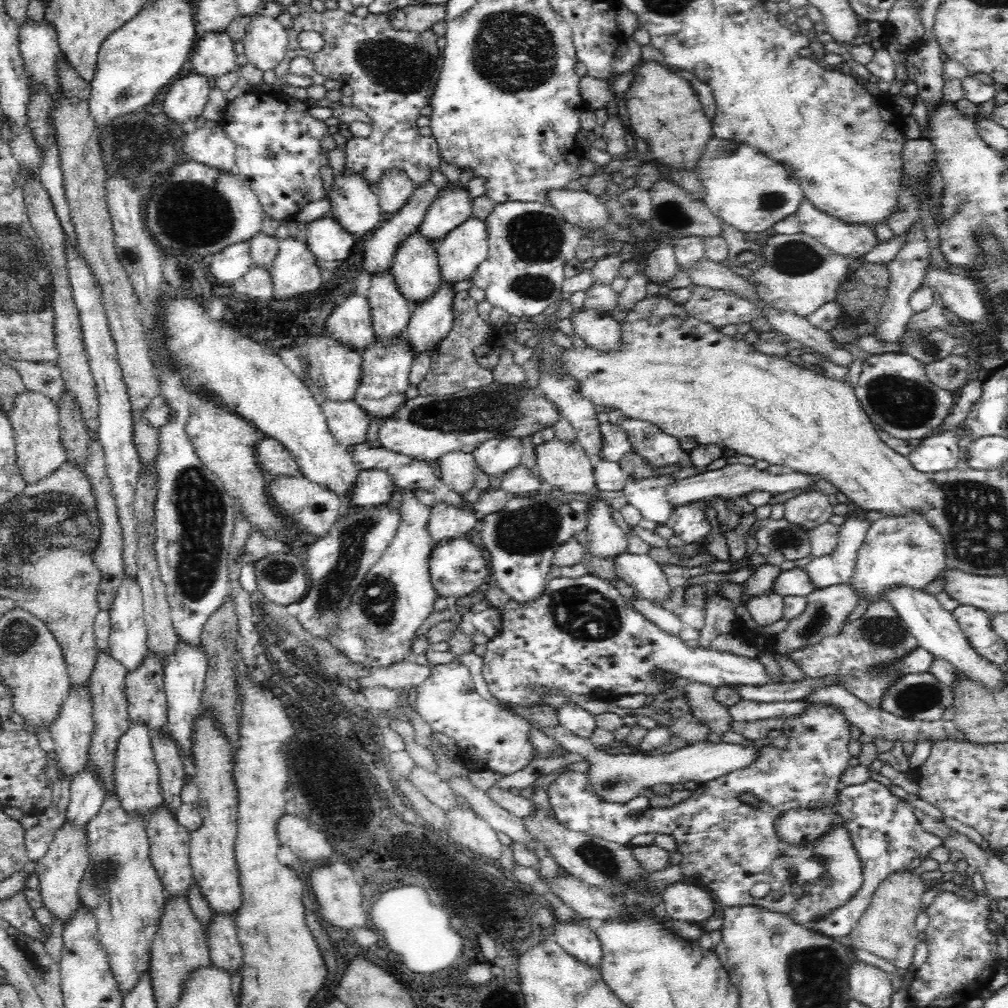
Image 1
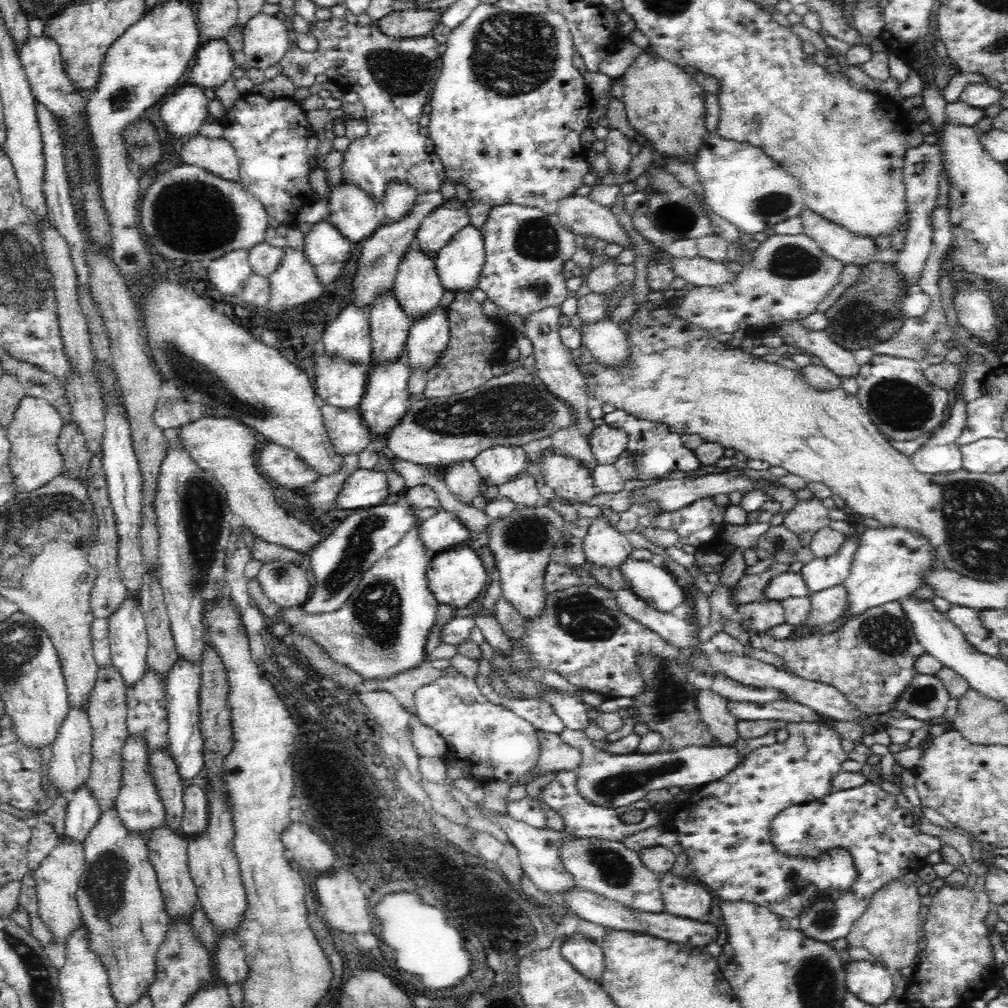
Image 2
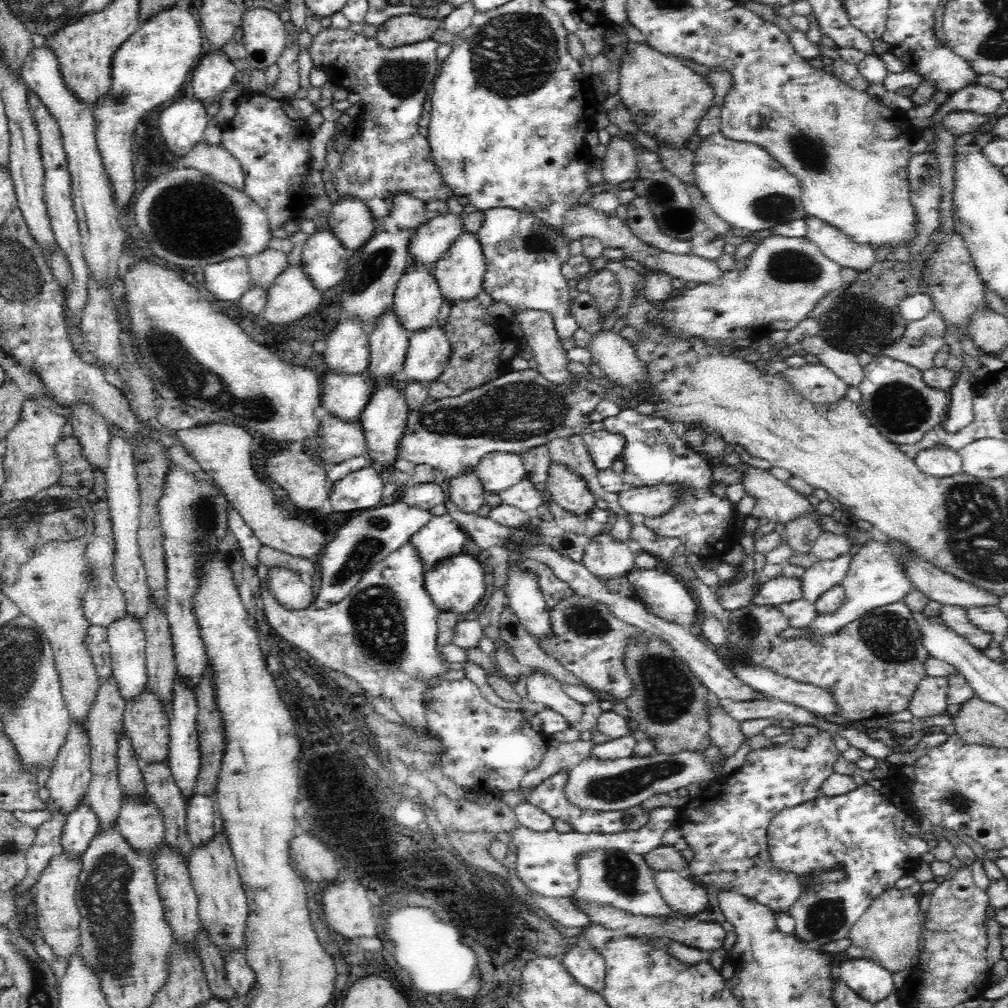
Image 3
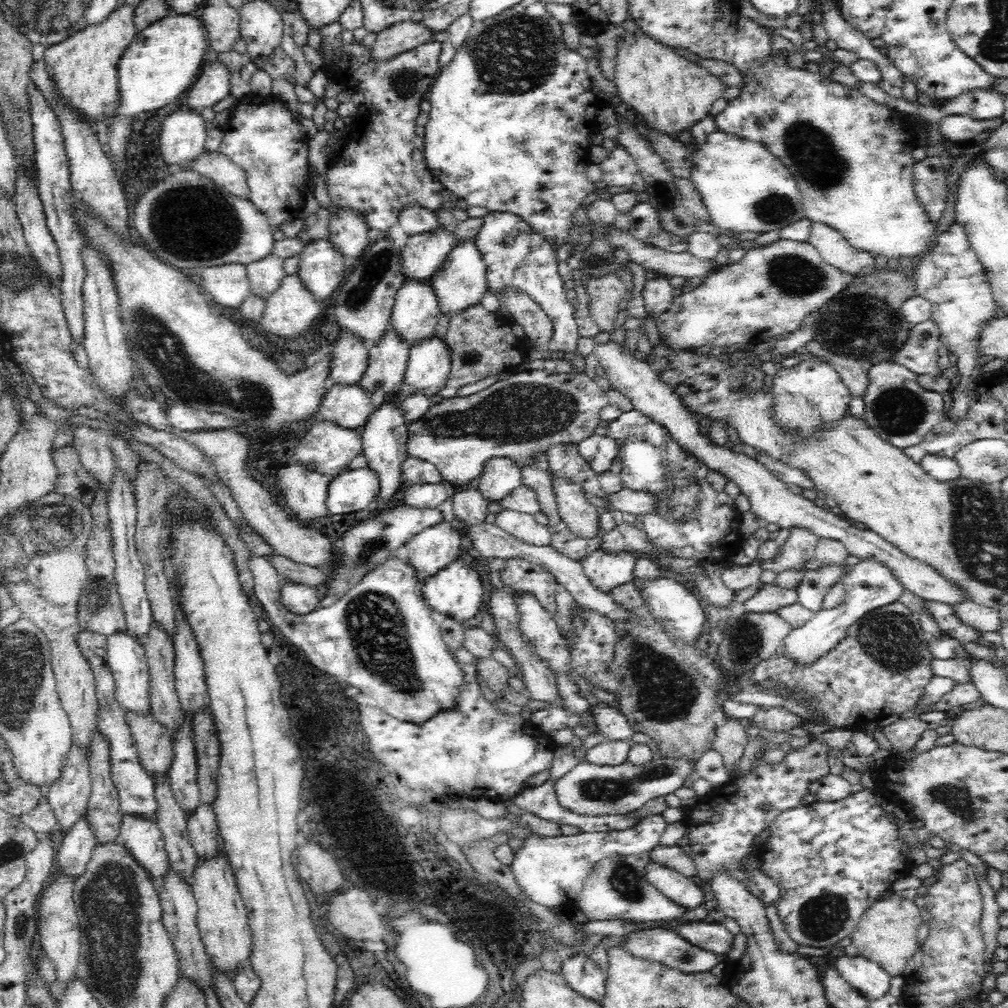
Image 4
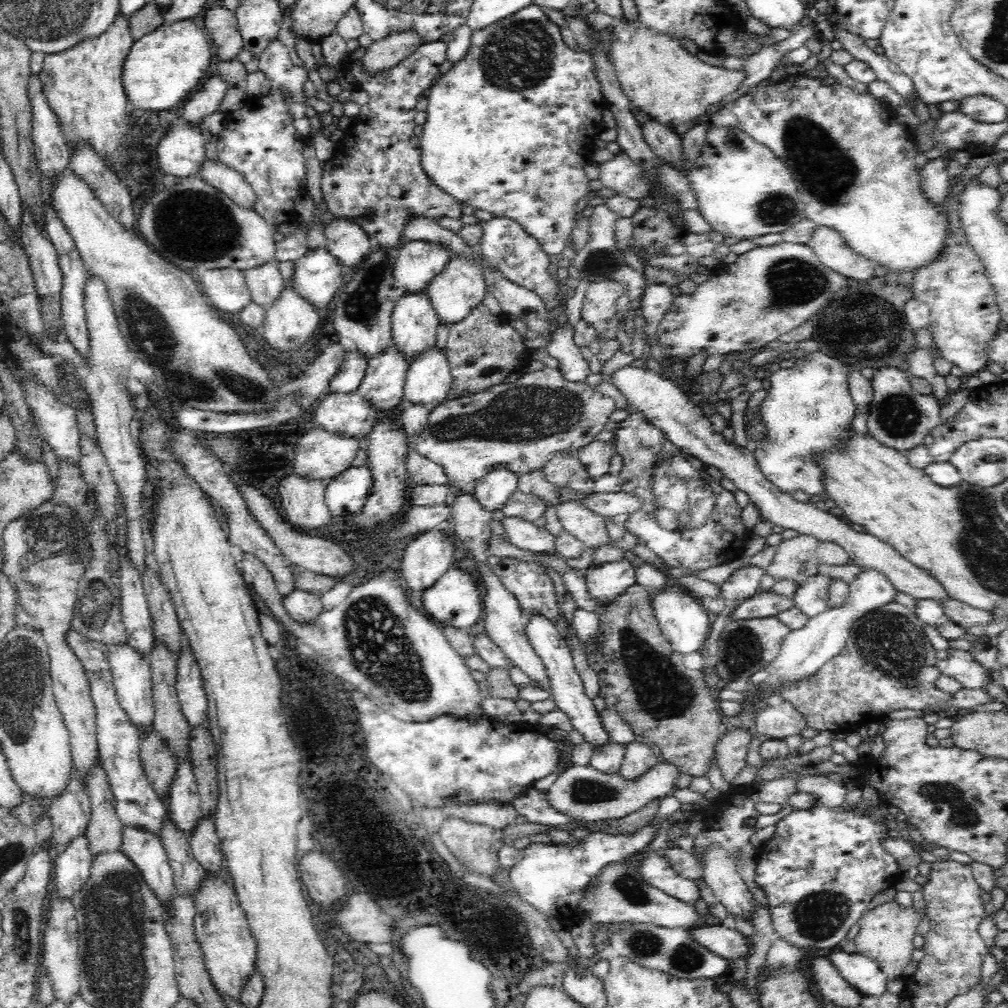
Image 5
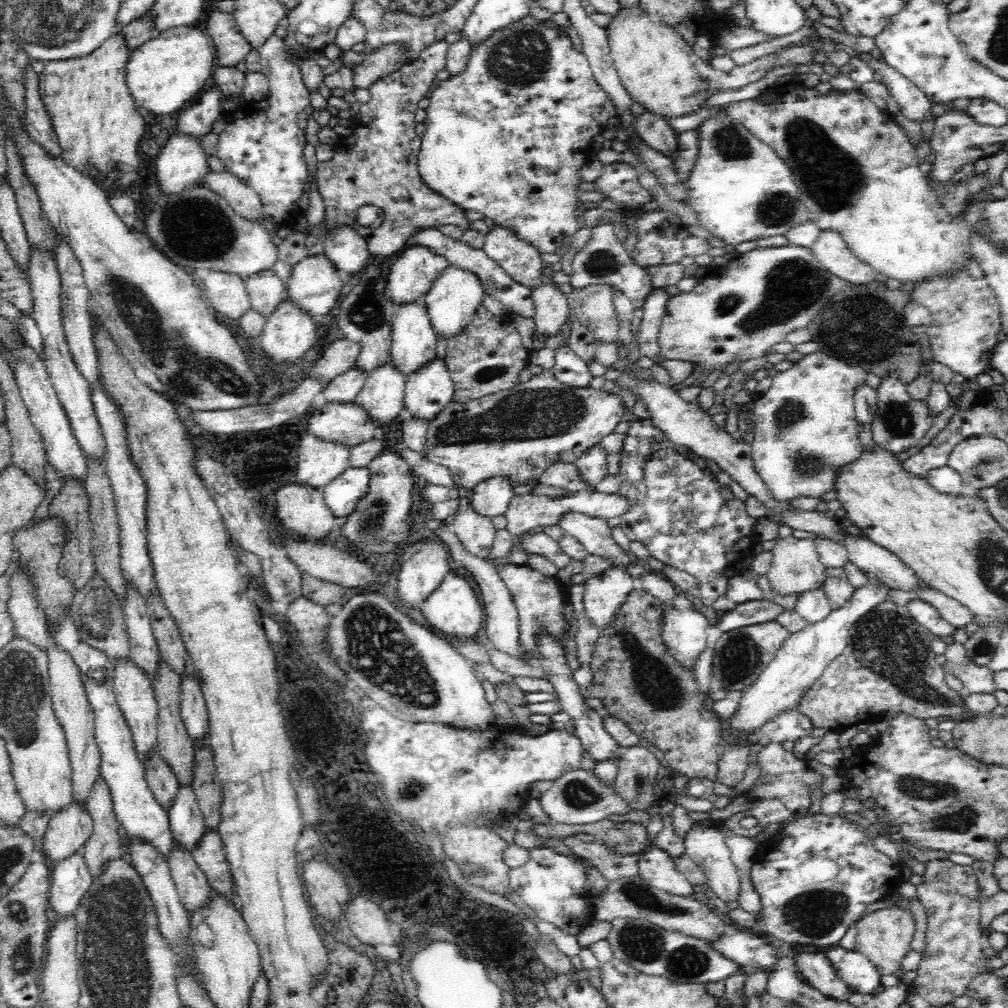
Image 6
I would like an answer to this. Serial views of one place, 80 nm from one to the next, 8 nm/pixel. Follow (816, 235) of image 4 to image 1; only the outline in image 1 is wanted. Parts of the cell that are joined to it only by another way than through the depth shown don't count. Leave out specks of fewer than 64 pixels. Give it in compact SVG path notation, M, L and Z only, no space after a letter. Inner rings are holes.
M805 200L795 212L803 234L816 238L830 253L838 257L861 259L879 244L874 230L853 227L820 212L812 202Z

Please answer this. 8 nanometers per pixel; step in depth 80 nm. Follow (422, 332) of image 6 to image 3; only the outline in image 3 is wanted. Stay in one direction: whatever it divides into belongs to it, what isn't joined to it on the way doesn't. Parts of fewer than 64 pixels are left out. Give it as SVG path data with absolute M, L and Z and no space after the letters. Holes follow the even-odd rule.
M409 264L404 276L400 277L399 281L396 286L392 310L401 328L404 328L405 332L409 334L431 328L436 324L436 318L438 318L442 303L445 301L441 295L441 289L437 285L436 277L433 277L432 269L430 267L416 269Z

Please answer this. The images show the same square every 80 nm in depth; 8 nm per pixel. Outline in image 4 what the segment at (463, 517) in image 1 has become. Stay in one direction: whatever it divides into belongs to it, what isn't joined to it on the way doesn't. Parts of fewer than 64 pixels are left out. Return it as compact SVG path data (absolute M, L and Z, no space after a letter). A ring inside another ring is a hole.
M440 521L420 531L407 542L408 565L416 573L416 581L426 582L439 570L458 560L464 534L451 521Z

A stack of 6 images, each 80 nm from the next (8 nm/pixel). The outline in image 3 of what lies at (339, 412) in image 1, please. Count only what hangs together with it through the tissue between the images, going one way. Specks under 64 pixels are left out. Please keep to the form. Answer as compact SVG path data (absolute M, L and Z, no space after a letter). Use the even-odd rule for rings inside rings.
M322 404L315 414L320 421L315 431L317 441L313 445L308 443L302 452L314 460L317 458L321 468L328 469L349 458L366 454L364 429L360 421L342 421L340 417L325 412Z

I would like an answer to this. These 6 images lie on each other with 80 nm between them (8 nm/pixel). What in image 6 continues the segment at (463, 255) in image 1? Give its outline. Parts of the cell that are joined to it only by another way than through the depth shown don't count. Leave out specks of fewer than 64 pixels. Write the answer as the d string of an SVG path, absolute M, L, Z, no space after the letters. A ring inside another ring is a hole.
M449 265L444 270L444 274L435 281L422 300L425 302L425 309L429 320L432 321L432 328L436 331L436 336L444 336L446 340L451 340L452 337L463 332L463 328L479 310L485 291L480 279L476 278L472 272L461 270L456 266Z

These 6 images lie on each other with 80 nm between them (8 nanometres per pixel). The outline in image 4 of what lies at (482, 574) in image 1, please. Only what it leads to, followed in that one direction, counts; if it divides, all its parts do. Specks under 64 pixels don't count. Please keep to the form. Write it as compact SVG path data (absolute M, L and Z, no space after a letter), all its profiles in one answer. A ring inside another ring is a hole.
M466 559L451 562L446 568L430 577L420 588L424 601L435 612L440 612L444 616L452 616L460 623L462 620L476 616L478 608L481 608L482 598L484 598L484 586L480 581L479 570L480 568L474 562Z

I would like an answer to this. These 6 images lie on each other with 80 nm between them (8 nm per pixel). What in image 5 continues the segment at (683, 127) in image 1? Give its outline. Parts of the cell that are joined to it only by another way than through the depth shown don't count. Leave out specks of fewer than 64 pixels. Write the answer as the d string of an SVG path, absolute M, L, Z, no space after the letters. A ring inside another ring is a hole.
M623 17L615 21L611 28L610 56L616 78L632 106L638 106L650 119L672 127L696 120L744 81L743 68L740 72L732 72L704 64L690 52L682 50L674 35L652 30L640 23L640 18L629 22Z

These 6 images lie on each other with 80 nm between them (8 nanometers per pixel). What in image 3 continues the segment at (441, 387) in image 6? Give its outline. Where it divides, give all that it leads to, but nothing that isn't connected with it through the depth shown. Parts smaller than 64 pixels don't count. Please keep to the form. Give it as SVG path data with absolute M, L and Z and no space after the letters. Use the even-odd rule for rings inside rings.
M434 324L422 332L410 334L403 371L410 381L435 384L448 368L450 353L445 328Z

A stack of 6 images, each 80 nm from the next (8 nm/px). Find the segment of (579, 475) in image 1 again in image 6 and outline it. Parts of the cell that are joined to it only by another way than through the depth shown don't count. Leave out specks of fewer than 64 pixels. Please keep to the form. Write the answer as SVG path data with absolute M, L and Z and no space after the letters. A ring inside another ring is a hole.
M564 514L559 525L565 534L581 542L588 553L608 559L610 568L627 569L636 564L630 561L626 549L616 544L610 533L611 528L604 519L586 514Z

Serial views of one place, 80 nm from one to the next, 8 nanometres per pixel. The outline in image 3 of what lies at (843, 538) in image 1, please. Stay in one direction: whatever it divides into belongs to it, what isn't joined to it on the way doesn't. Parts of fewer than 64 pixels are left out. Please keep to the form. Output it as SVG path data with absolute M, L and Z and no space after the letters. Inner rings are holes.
M850 551L837 559L815 562L800 578L802 581L802 598L814 603L815 600L833 586L841 584L852 560Z

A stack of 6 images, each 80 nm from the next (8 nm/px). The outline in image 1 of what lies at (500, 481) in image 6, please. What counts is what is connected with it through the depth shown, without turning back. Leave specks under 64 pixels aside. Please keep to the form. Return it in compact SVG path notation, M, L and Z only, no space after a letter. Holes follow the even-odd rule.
M517 438L488 440L473 455L486 475L502 478L522 462L522 441Z

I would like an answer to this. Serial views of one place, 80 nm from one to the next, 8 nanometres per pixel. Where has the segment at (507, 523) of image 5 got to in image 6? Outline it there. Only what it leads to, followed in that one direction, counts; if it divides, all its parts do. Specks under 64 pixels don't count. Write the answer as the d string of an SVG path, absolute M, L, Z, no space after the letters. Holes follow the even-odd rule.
M540 531L538 534L524 533L523 537L519 538L517 548L527 552L530 556L533 554L545 556L555 564L558 570L570 564L570 557L560 549L558 541L548 537L544 531Z

